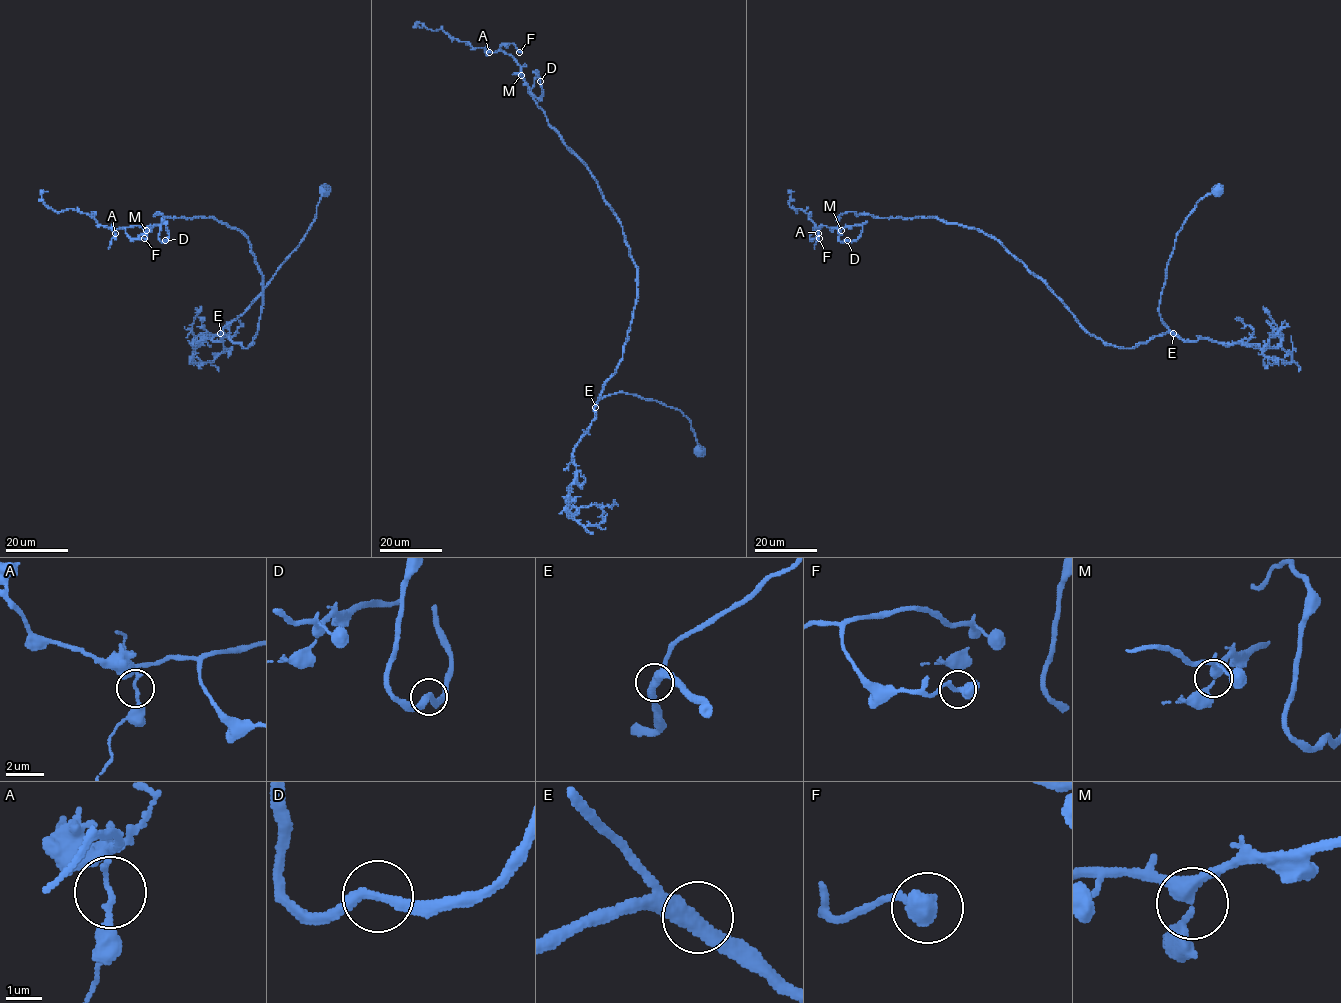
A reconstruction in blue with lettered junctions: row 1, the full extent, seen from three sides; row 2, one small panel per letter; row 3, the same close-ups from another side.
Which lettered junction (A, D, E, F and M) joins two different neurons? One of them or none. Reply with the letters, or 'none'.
none

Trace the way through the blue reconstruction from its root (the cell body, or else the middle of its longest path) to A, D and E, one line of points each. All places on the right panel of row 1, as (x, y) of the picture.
A: (1218, 189), (1176, 237), (1169, 331), (1132, 348), (976, 229), (848, 211), (856, 240), (866, 222), (818, 233)
D: (1218, 189), (1176, 237), (1169, 331), (1132, 348), (1090, 335), (976, 229), (848, 211), (847, 240)
E: (1218, 189), (1198, 201), (1176, 237), (1159, 306), (1162, 321), (1173, 333)

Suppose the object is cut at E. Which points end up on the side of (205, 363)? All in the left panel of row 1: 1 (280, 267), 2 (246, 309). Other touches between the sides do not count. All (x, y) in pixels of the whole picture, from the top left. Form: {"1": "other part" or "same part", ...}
{"1": "other part", "2": "other part"}

